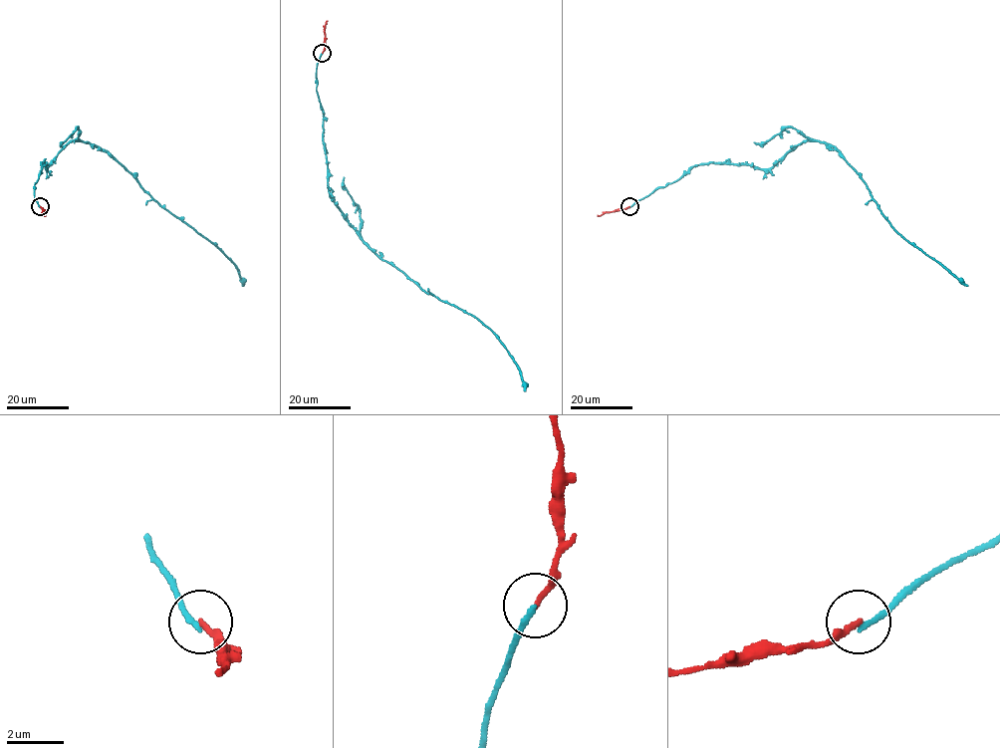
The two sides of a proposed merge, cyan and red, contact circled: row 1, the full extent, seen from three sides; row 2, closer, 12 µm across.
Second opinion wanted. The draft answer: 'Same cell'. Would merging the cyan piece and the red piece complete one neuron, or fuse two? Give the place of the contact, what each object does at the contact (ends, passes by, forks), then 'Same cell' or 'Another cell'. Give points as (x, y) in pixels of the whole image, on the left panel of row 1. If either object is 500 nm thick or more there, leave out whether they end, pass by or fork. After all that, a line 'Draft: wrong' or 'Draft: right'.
Place: (40, 206). At the ring cyan ends. At the ring red ends. Another cell
Draft: wrong

